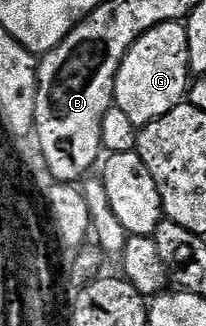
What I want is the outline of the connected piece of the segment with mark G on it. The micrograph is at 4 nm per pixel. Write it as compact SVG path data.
M168 21L162 25L156 25L151 31L147 31L127 51L123 63L117 72L115 79L115 91L113 92L113 103L116 109L124 111L131 118L131 123L139 127L150 125L155 119L167 115L175 106L186 100L189 92L190 82L185 77L190 76L189 60L187 59L187 35L185 26L179 21Z

